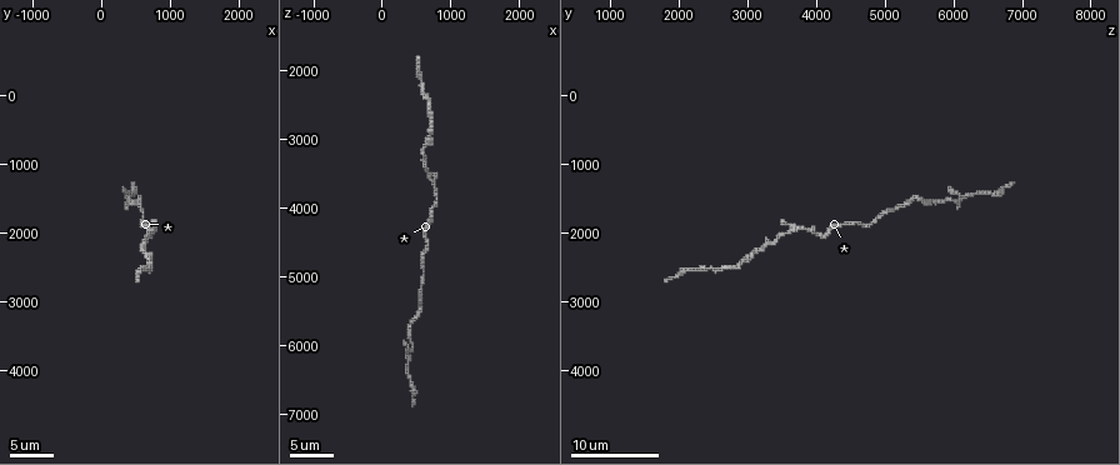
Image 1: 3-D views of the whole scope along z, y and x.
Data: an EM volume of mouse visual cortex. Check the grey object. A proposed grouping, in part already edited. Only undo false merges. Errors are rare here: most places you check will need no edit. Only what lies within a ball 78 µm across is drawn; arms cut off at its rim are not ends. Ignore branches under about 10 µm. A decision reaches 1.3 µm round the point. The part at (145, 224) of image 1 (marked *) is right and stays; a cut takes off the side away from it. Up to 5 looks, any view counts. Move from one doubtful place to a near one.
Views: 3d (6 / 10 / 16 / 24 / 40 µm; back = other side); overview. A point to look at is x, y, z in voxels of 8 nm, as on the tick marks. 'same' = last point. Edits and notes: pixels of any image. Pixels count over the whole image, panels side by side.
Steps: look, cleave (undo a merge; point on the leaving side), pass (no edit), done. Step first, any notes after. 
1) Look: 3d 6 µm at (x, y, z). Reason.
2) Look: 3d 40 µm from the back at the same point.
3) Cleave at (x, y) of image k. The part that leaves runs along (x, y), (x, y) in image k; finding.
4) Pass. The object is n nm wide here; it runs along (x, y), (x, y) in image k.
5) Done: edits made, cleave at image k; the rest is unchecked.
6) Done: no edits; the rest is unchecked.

Look: 3d 10 µm at (400, 1500, 6050). Four-way junction.

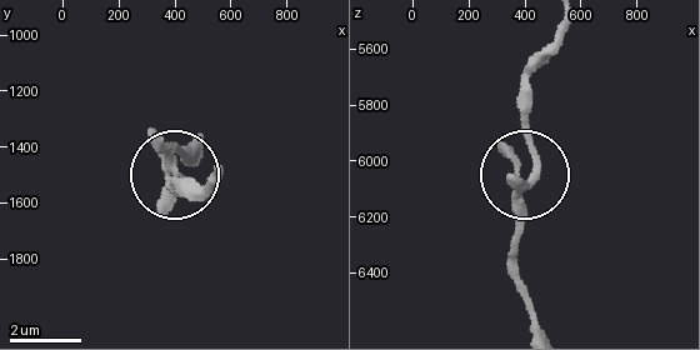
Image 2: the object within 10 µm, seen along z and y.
Pass. It runs along (564, 24), (528, 86), (534, 168), (519, 203), (519, 254) in image 2; all the same neuron.

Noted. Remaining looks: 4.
Look: 3d 10 µm at (700, 2500, 2500). Thin neck.

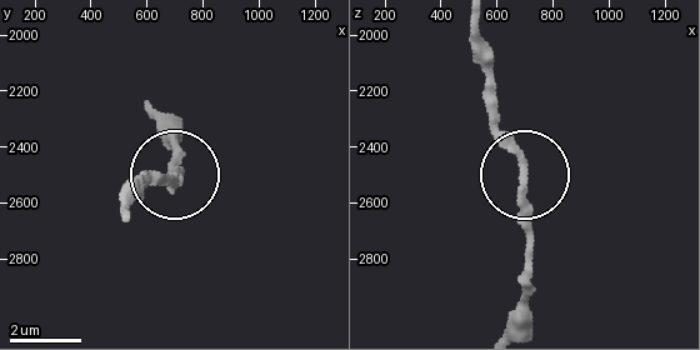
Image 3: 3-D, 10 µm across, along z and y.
Pass. The object is 230 nm wide here; it runs along (506, 328), (525, 283), (525, 158), (483, 98) in image 3; all the same neuron.

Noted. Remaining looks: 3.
Look: 3d 10 µm at (600, 2250, 3150). Thin neck.

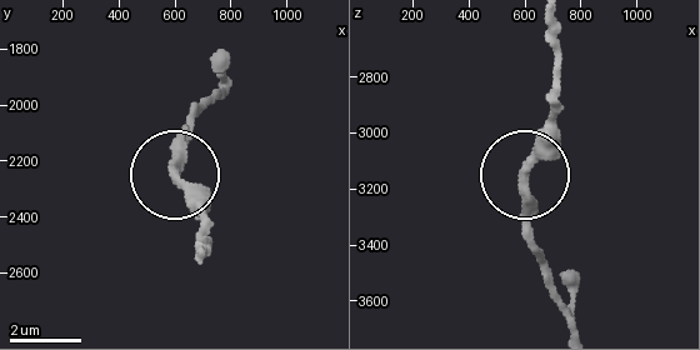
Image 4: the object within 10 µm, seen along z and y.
Pass. It runs along (574, 325), (540, 254), (525, 181), (531, 146), (559, 113) in image 4; one neuron here.

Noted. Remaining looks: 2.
Done: no edits; the rest is unchecked.

